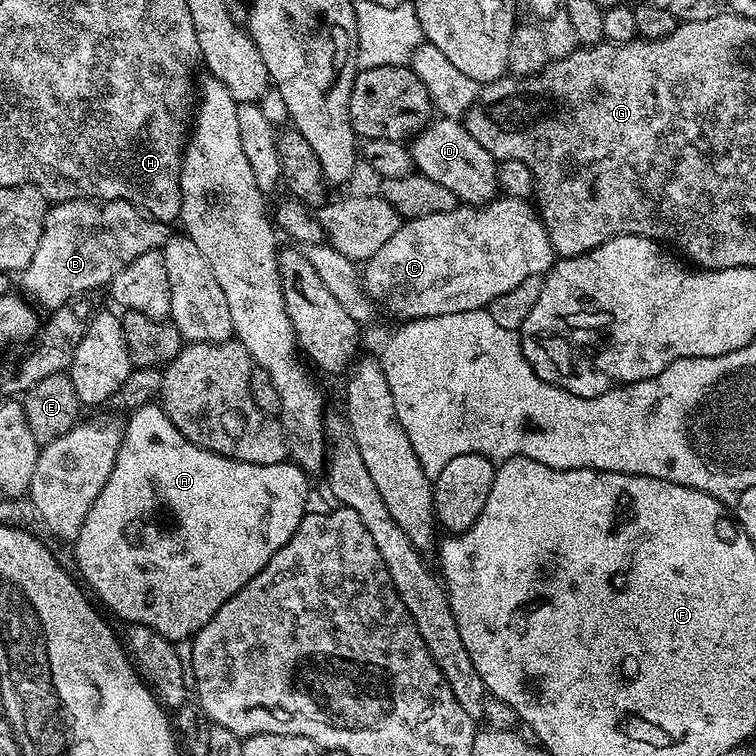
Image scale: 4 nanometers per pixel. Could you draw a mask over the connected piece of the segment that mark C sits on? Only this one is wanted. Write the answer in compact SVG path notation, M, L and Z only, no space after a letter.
M497 198L483 206L458 206L444 214L404 220L394 238L383 243L369 260L363 261L362 285L372 303L407 322L438 314L487 309L494 298L506 294L506 290L514 290L518 282L531 276L543 277L553 263L550 238L539 211L528 200Z

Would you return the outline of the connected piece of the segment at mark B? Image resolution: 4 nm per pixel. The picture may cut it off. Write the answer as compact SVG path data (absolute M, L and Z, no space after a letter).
M81 198L56 202L44 218L38 250L34 250L34 256L18 279L25 288L23 291L41 309L53 310L72 296L91 293L91 288L100 288L103 284L105 287L114 273L134 258L159 249L169 235L165 225L127 200Z

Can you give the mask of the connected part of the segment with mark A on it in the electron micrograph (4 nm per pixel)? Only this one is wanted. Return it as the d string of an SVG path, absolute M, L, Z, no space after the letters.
M159 403L144 404L141 408L131 409L128 425L125 423L120 438L120 449L116 454L116 461L110 470L110 476L102 486L100 493L90 506L84 521L77 533L74 547L76 547L76 564L84 575L83 583L96 591L96 596L116 616L128 620L129 625L141 624L152 628L173 642L187 641L196 635L203 624L240 588L249 580L265 562L284 545L298 522L306 514L304 495L308 492L308 484L304 469L297 468L291 462L269 464L267 462L253 462L251 460L231 460L229 456L220 456L216 452L207 452L199 448L194 442L187 440L170 422L170 418L160 407Z

